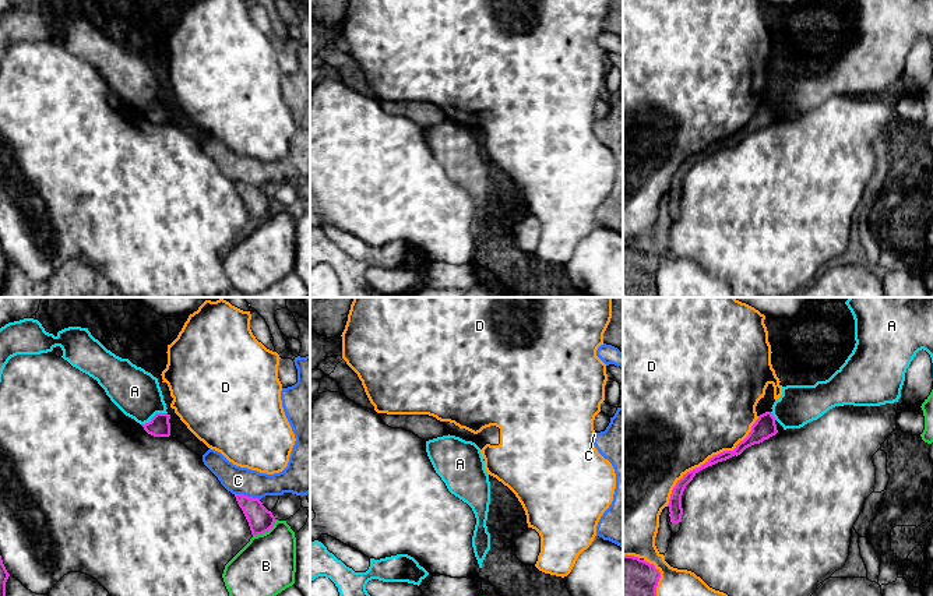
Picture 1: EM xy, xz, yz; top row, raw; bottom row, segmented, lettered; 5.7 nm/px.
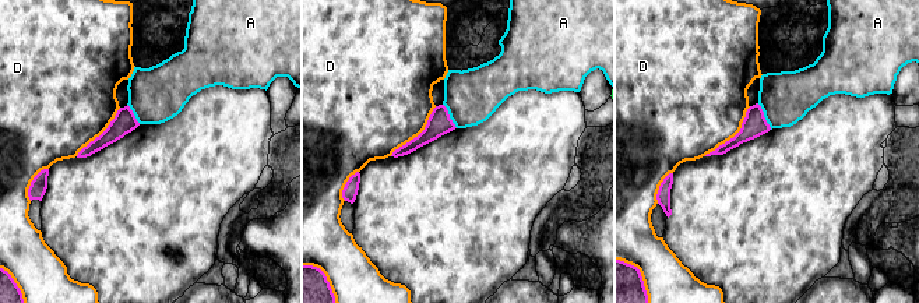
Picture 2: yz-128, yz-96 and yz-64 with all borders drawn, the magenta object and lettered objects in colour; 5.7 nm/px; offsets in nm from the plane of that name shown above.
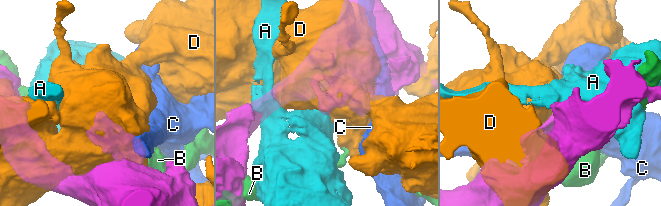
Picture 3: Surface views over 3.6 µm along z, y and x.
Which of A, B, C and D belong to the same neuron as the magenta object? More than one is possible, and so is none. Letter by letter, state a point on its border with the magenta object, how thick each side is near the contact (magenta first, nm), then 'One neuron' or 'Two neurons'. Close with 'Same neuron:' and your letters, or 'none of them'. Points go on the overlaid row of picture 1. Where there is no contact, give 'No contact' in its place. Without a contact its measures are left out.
A: Touches magenta at xy (155, 415). Thickness 120 nm (magenta) against 280 nm. Two neurons
B: Touches magenta at xy (266, 531). Thickness 150 nm (magenta) against 340 nm. Two neurons
C: Touches magenta at xy (246, 496). Thickness 150 nm (magenta) against 160 nm. Two neurons
D: Touches magenta at yz (710, 458). Thickness 60 nm (magenta) against 500 nm. Two neurons
Same neuron: none of them

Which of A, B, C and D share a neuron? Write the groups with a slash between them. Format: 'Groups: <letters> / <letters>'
Groups: A / B / C / D

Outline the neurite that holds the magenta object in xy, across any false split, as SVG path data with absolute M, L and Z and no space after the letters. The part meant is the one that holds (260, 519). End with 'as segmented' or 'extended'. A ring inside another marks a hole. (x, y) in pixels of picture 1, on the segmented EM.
M235 494L235 497L249 522L253 536L263 535L274 526L277 521L275 516L258 498L243 494Z | as segmented

